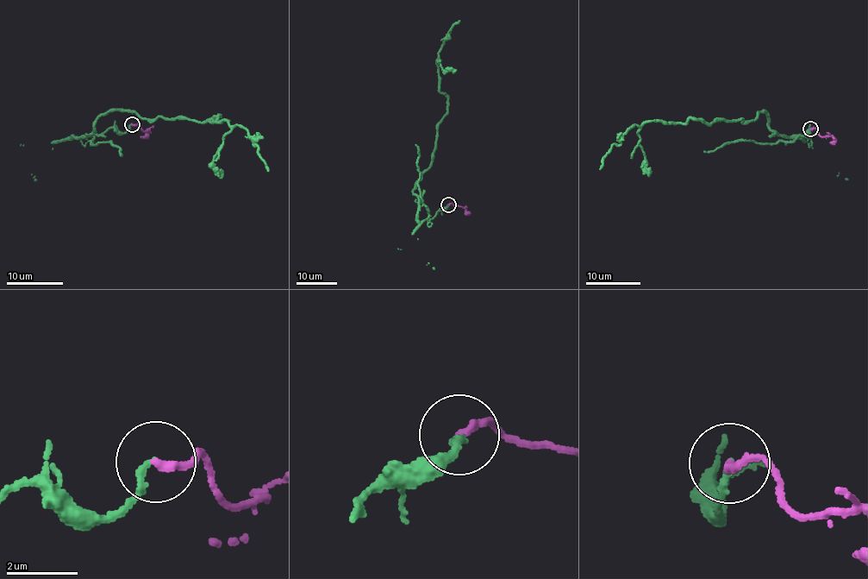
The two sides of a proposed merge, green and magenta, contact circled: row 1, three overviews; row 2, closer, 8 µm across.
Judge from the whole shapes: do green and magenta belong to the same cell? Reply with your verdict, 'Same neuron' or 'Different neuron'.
Same neuron

